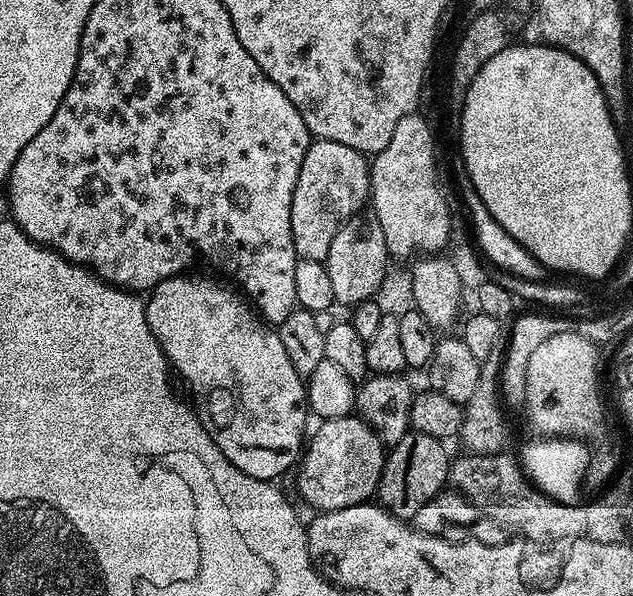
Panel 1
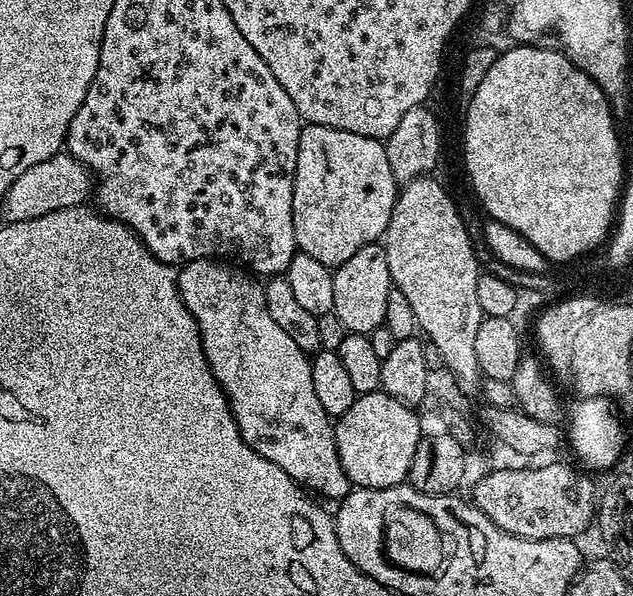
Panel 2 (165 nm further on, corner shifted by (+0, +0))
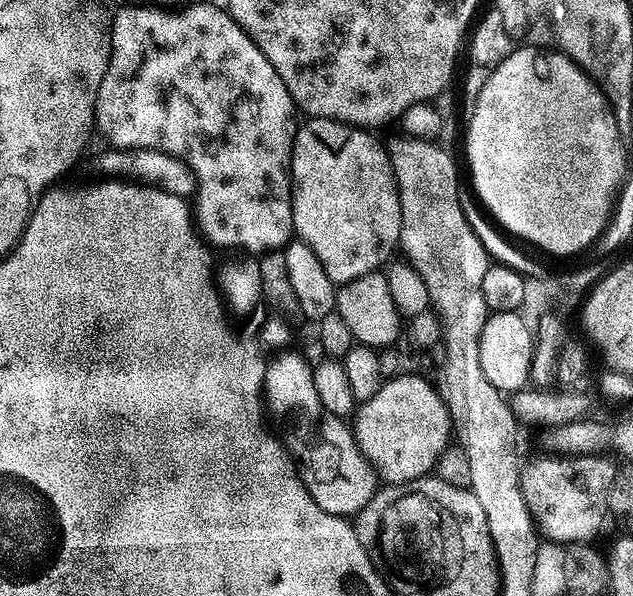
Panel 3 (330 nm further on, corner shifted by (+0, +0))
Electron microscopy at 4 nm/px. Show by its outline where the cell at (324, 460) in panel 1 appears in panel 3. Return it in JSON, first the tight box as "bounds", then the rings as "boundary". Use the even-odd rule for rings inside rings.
{"bounds":[354,374,454,485],"boundary":[[[399,374],[385,379],[374,398],[363,401],[354,413],[356,441],[385,485],[405,484],[429,475],[450,447],[454,423],[441,389],[424,376]]]}

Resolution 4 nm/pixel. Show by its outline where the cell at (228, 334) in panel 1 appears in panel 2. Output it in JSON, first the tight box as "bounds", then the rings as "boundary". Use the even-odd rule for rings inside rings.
{"bounds":[177,258,350,502],"boundary":[[[210,258],[187,261],[177,273],[177,288],[196,320],[208,368],[224,391],[240,436],[262,458],[274,462],[274,466],[282,466],[282,470],[286,470],[286,474],[305,489],[333,496],[336,502],[343,500],[350,491],[350,485],[340,469],[333,421],[314,395],[309,353],[298,350],[296,343],[278,327],[278,322],[270,318],[263,285],[251,273],[222,264],[225,263]]]}

